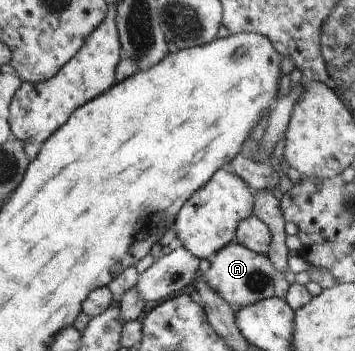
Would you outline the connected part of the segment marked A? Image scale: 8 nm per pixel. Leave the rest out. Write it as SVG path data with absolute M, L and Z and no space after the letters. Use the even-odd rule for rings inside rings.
M232 241L216 253L216 259L210 264L208 271L202 273L202 278L221 295L223 300L226 300L232 307L239 308L272 297L274 275L276 271L274 271L271 258L266 254L259 254L248 249L240 242Z

